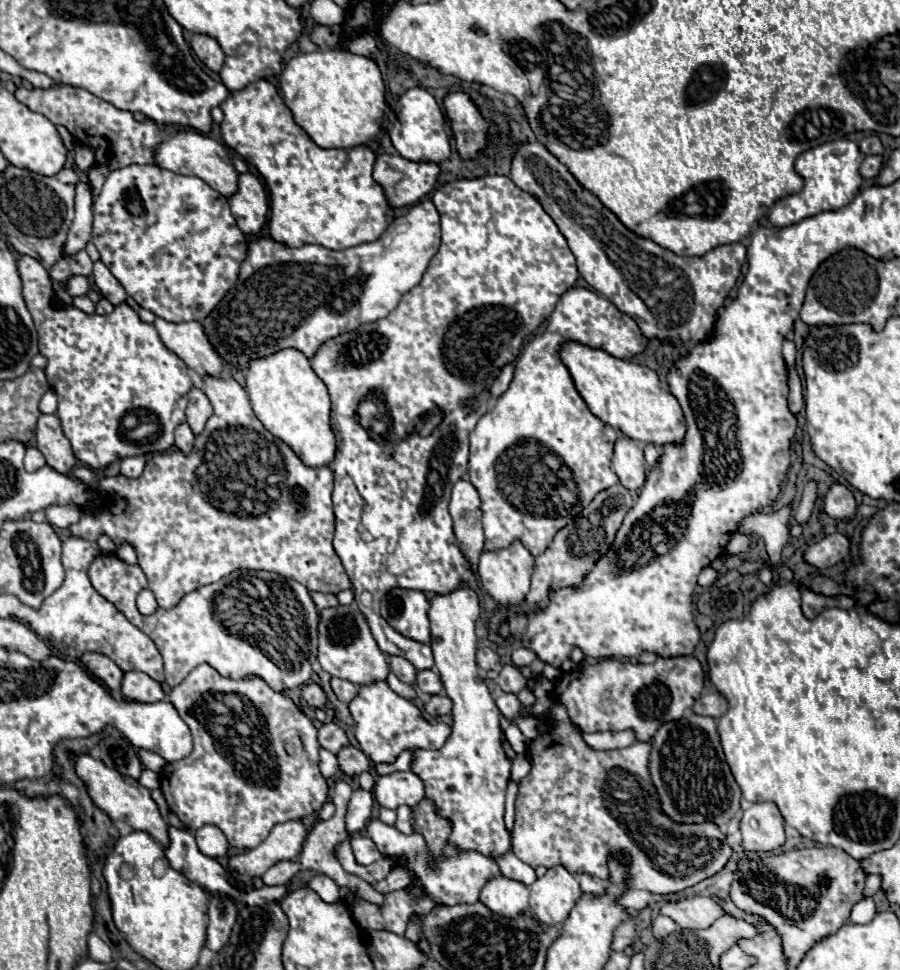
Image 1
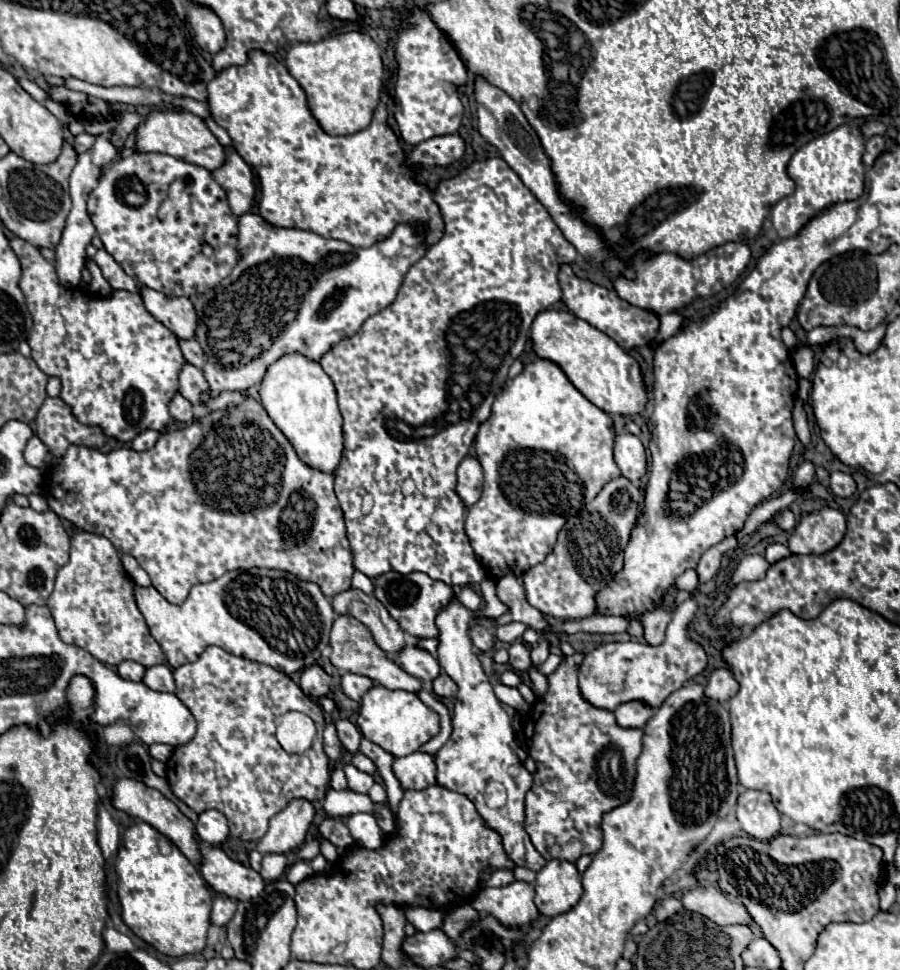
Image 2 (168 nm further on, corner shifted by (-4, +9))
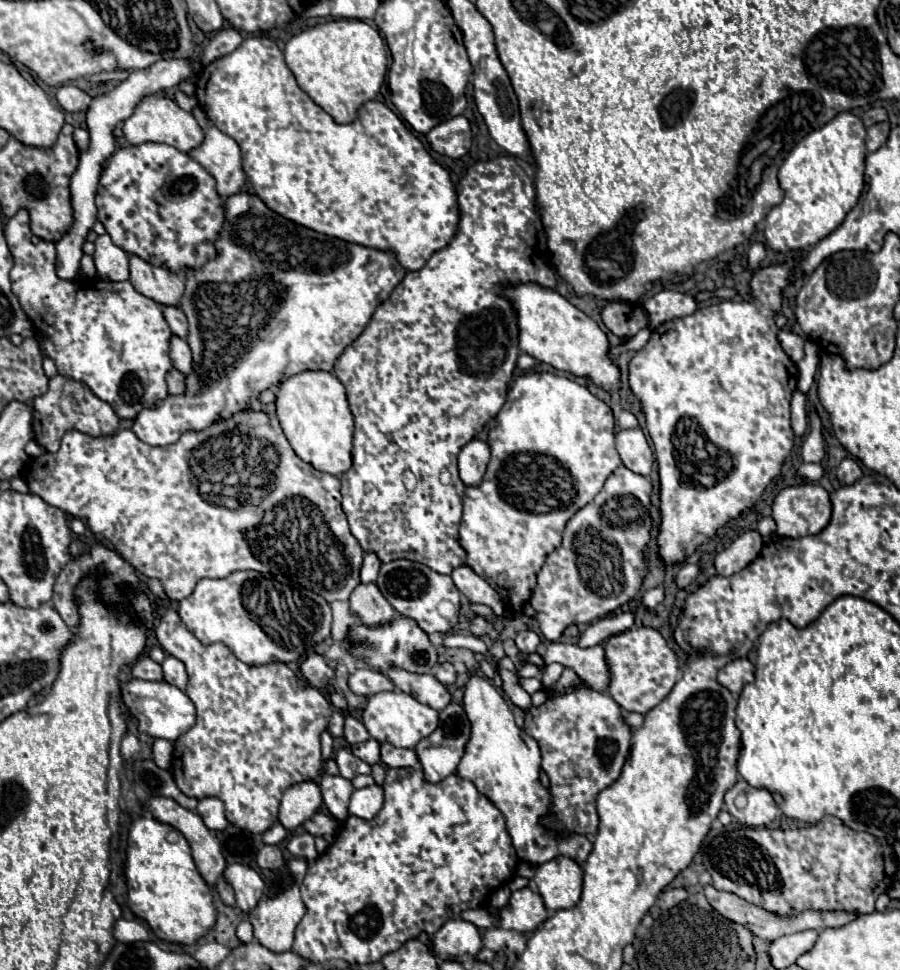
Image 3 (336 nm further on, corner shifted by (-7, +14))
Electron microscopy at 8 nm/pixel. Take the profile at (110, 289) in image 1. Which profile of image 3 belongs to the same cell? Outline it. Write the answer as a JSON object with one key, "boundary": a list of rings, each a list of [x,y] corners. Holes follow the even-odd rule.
{"boundary":[[[103,234],[97,238],[93,260],[95,260],[99,278],[115,280],[115,282],[129,280],[129,256],[127,252],[123,252],[111,242],[109,234]]]}

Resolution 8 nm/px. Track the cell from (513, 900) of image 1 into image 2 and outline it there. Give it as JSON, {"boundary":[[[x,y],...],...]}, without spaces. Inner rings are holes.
{"boundary":[[[514,881],[512,885],[506,887],[486,887],[480,889],[472,901],[472,907],[476,911],[480,911],[482,915],[488,913],[492,917],[496,917],[504,927],[526,927],[530,925],[534,919],[538,919],[538,909],[534,905],[534,887],[530,883],[524,881]]]}

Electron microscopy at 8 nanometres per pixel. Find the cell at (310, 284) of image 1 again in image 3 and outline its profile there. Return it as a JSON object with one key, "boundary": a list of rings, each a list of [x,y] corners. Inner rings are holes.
{"boundary":[[[239,192],[235,196],[229,196],[225,200],[225,224],[223,224],[223,232],[217,240],[217,258],[207,262],[201,270],[187,270],[187,284],[185,284],[185,296],[181,302],[181,310],[185,312],[187,320],[189,320],[189,346],[193,350],[193,372],[197,376],[193,376],[193,372],[187,376],[187,394],[185,396],[167,396],[163,402],[157,402],[157,406],[153,410],[143,410],[139,412],[139,416],[133,422],[133,432],[137,434],[139,440],[151,444],[151,446],[167,446],[179,440],[179,436],[185,430],[203,430],[207,426],[211,426],[213,422],[217,422],[219,418],[229,418],[235,412],[245,410],[247,404],[251,404],[257,394],[265,388],[271,388],[275,384],[279,384],[281,380],[299,374],[303,370],[333,370],[335,360],[339,358],[339,354],[345,350],[345,346],[349,346],[367,326],[367,322],[371,320],[375,308],[385,302],[389,298],[389,294],[393,292],[393,288],[403,280],[403,276],[407,274],[407,270],[403,268],[401,272],[401,264],[395,256],[395,252],[391,250],[377,250],[377,248],[367,248],[361,244],[351,244],[339,238],[331,238],[319,232],[313,232],[305,226],[299,226],[279,214],[275,214],[273,210],[269,210],[259,196],[249,194],[249,192]]]}

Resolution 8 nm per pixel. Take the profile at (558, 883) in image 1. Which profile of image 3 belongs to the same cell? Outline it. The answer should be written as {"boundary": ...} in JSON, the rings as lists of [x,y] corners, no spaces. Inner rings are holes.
{"boundary":[[[557,856],[535,868],[533,882],[547,908],[573,908],[581,898],[583,870],[579,864],[575,864],[575,860]]]}

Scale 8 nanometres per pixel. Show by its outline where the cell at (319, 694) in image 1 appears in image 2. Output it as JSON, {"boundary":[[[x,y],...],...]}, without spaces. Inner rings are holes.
{"boundary":[[[312,665],[312,667],[306,667],[302,671],[302,677],[300,677],[300,687],[302,691],[308,695],[308,697],[314,697],[314,699],[320,699],[328,693],[328,687],[332,683],[332,677],[320,667],[320,665]]]}

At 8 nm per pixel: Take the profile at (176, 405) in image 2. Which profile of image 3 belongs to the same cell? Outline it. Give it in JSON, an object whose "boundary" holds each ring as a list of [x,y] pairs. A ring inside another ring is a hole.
{"boundary":[[[171,370],[171,372],[167,374],[167,386],[169,386],[169,394],[181,396],[181,394],[187,390],[187,386],[185,386],[185,376],[183,376],[181,372],[177,372],[177,370]]]}

